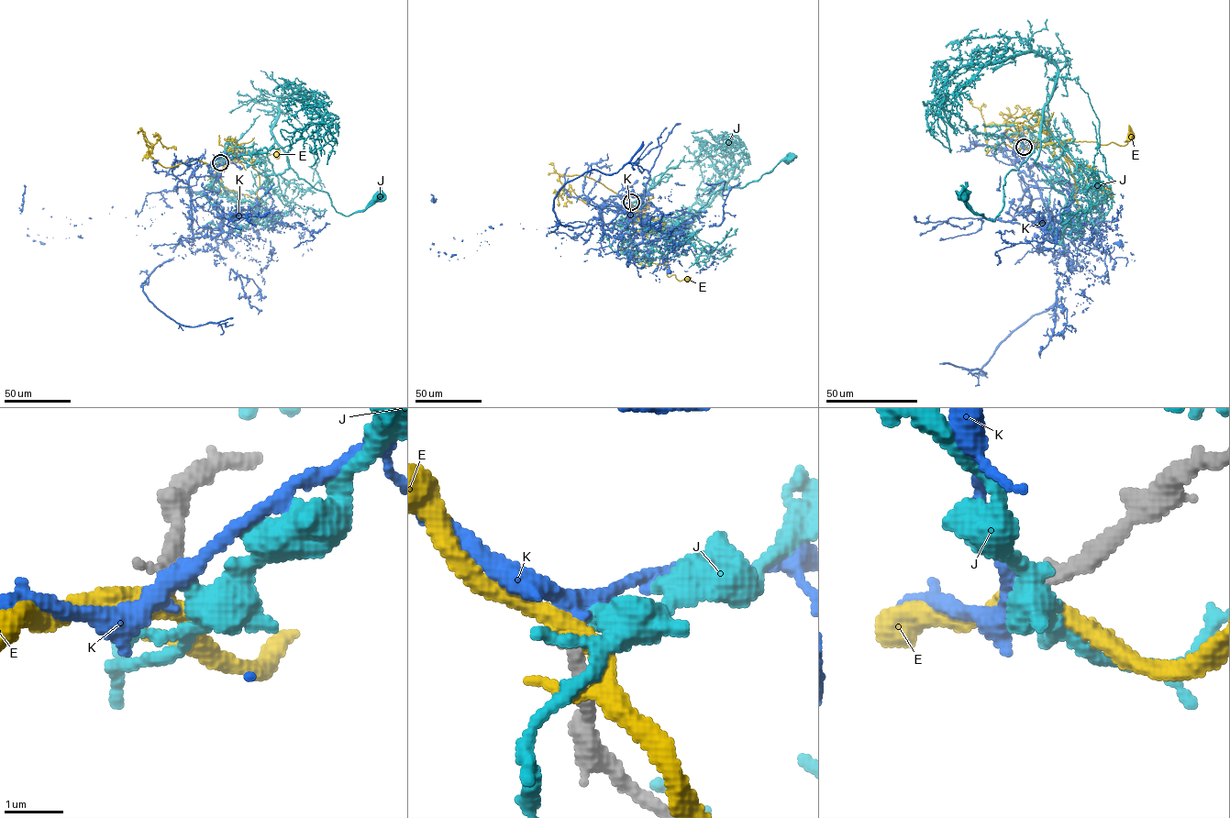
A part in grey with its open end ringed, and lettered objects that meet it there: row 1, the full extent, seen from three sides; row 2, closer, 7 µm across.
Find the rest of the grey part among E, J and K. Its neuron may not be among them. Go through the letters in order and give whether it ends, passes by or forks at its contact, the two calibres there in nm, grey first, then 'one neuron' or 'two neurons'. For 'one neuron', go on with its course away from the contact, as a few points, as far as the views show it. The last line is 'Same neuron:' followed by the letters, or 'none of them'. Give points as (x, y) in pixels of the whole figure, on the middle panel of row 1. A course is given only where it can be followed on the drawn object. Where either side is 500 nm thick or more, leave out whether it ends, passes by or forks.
E: it passes by; calibres 220 and 360 nm; two neurons
J: it forks; calibres 220 and 360 nm; two neurons
K: it passes by; calibres 200 and 320 nm; one neuron; course (631, 203), (611, 196), (600, 227), (632, 212), (635, 245), (685, 233), (679, 248), (648, 225), (669, 214)
Same neuron: K

